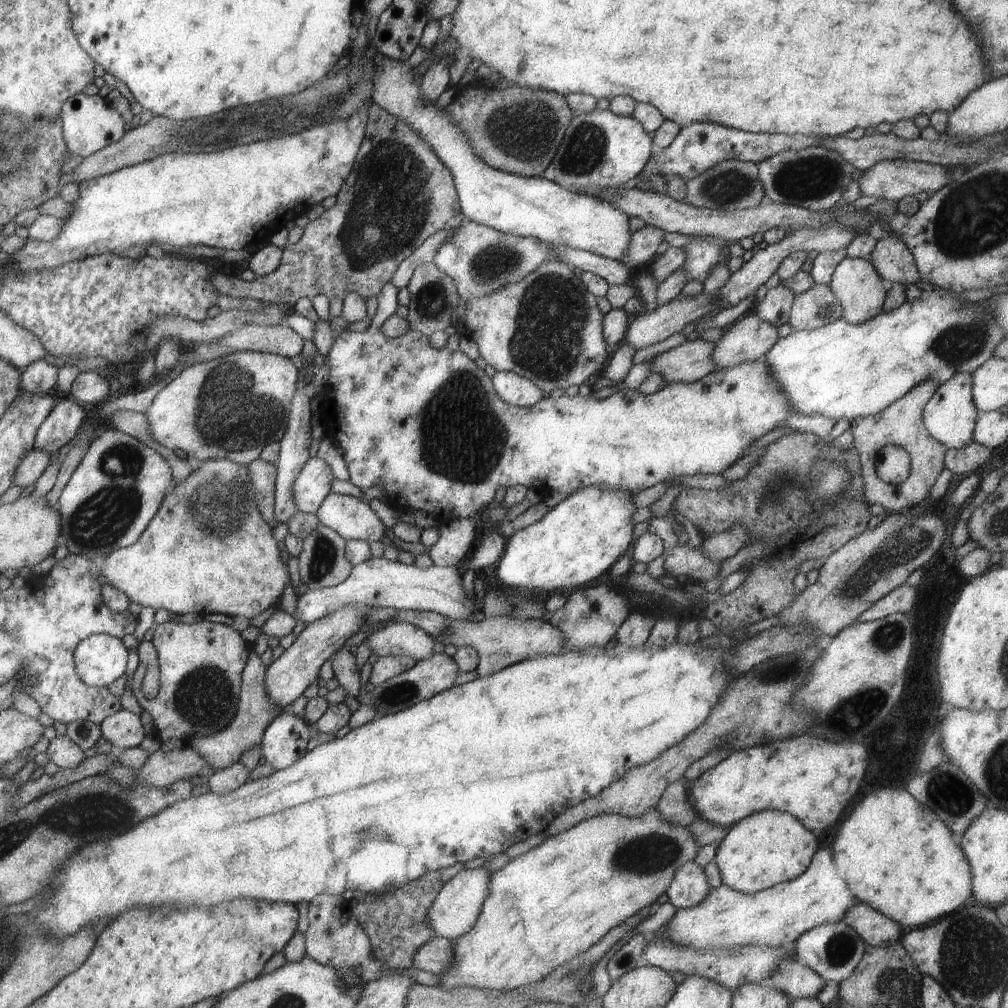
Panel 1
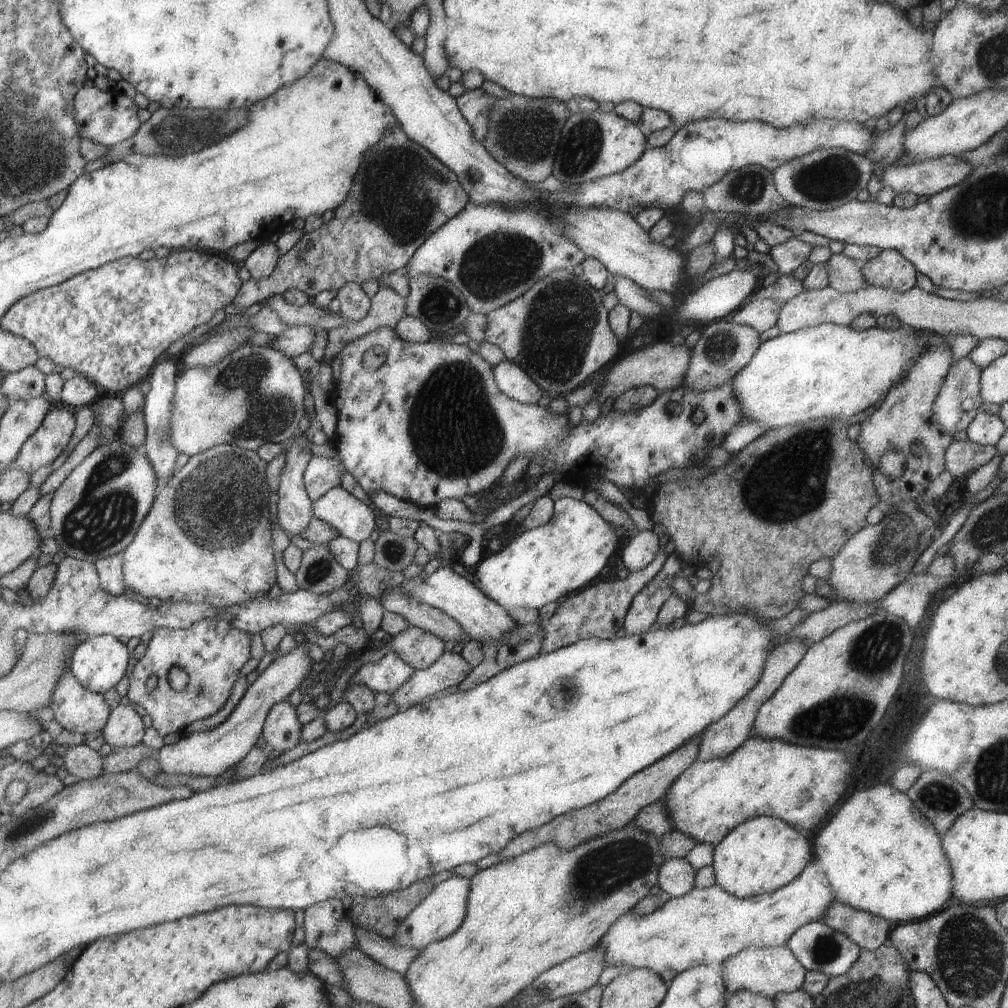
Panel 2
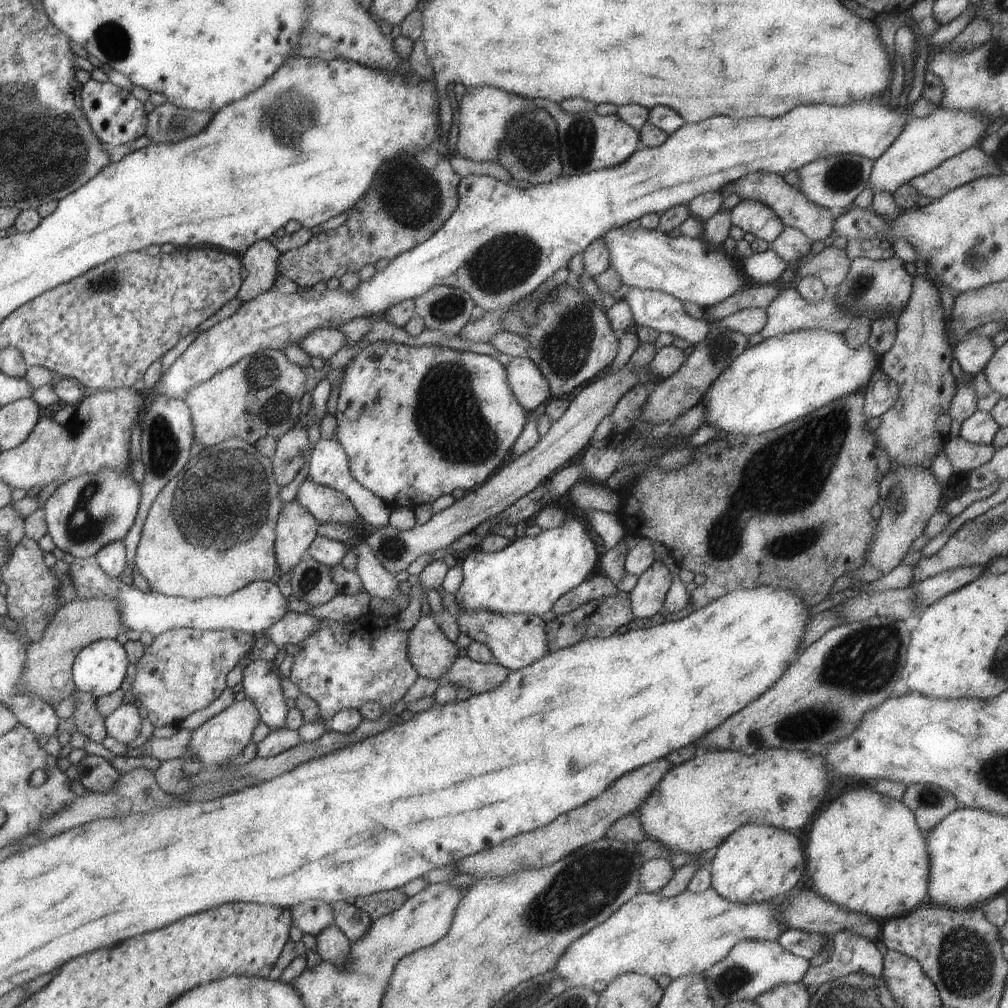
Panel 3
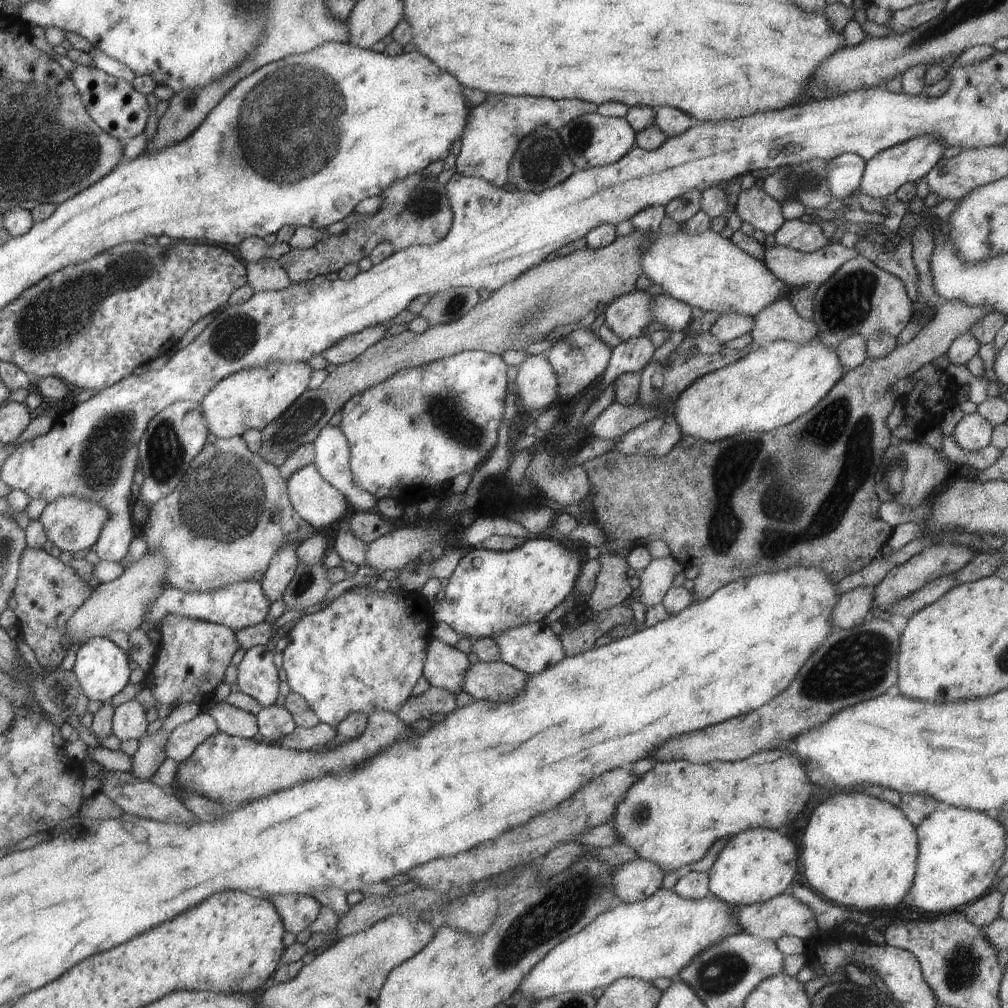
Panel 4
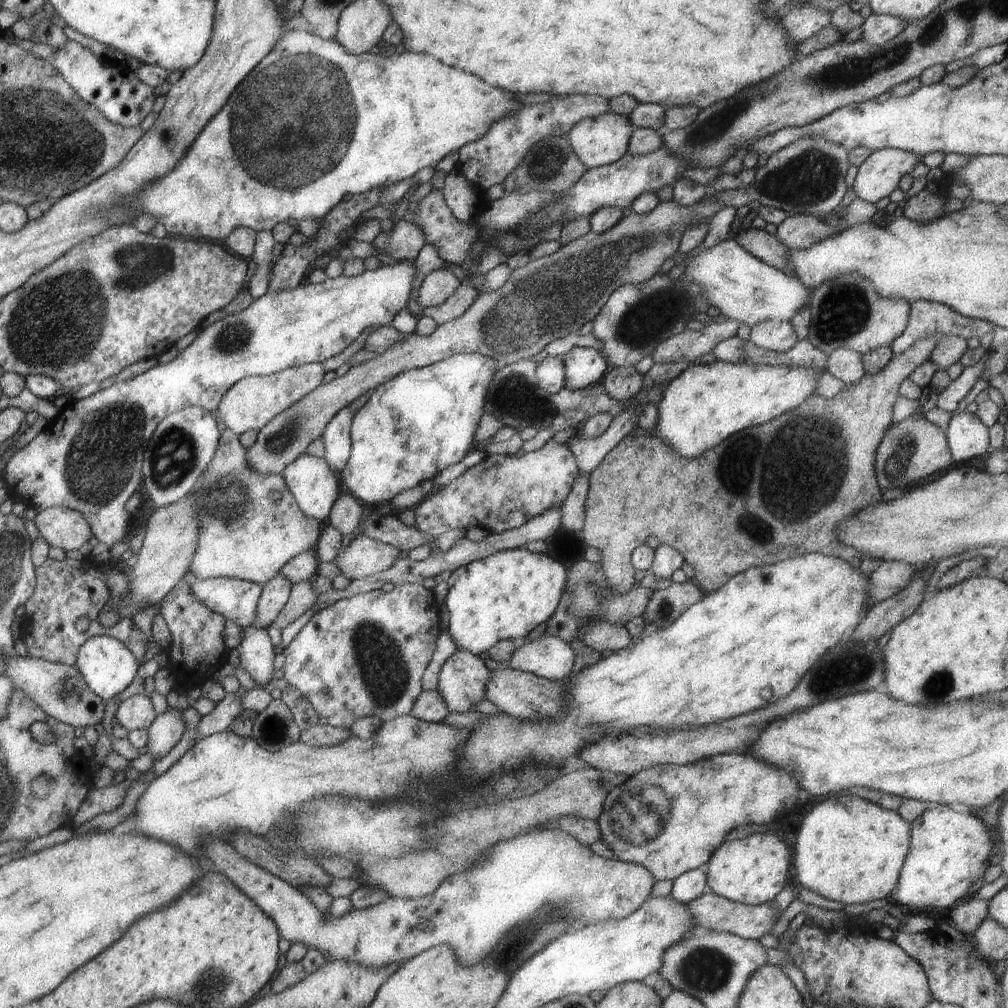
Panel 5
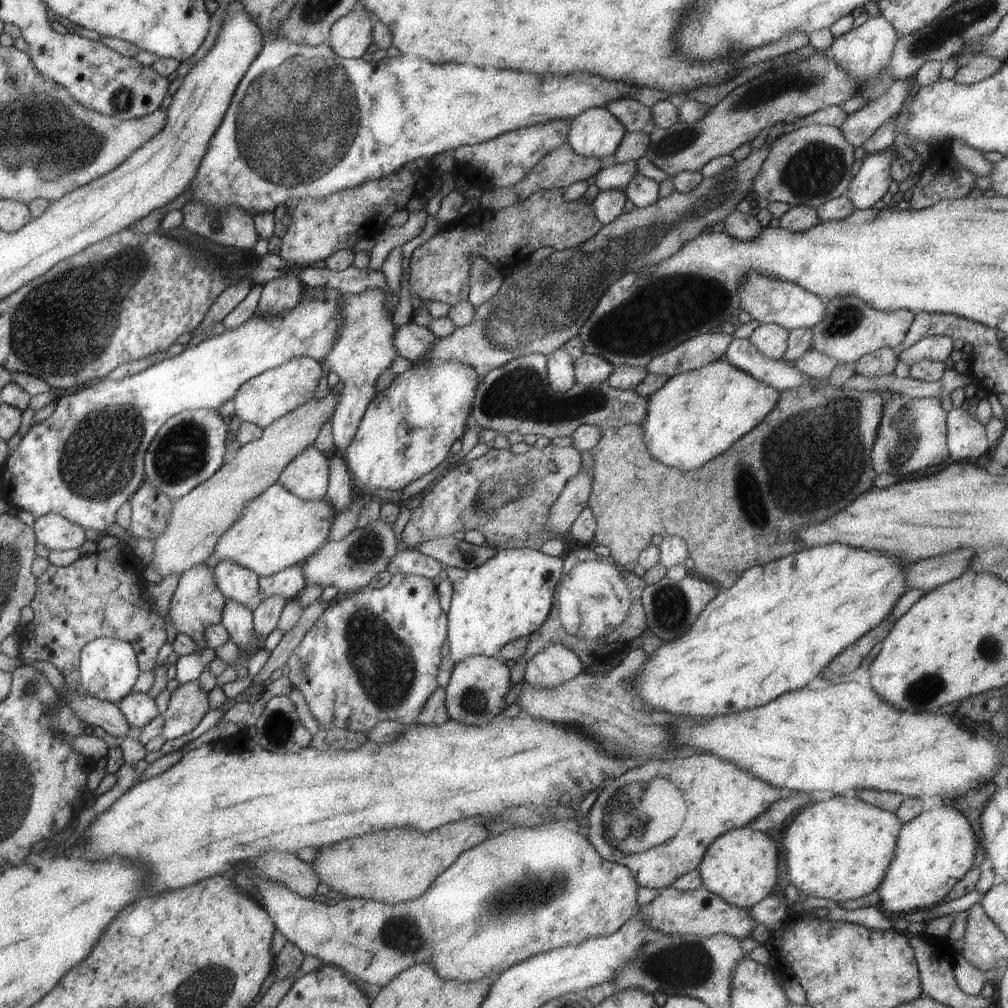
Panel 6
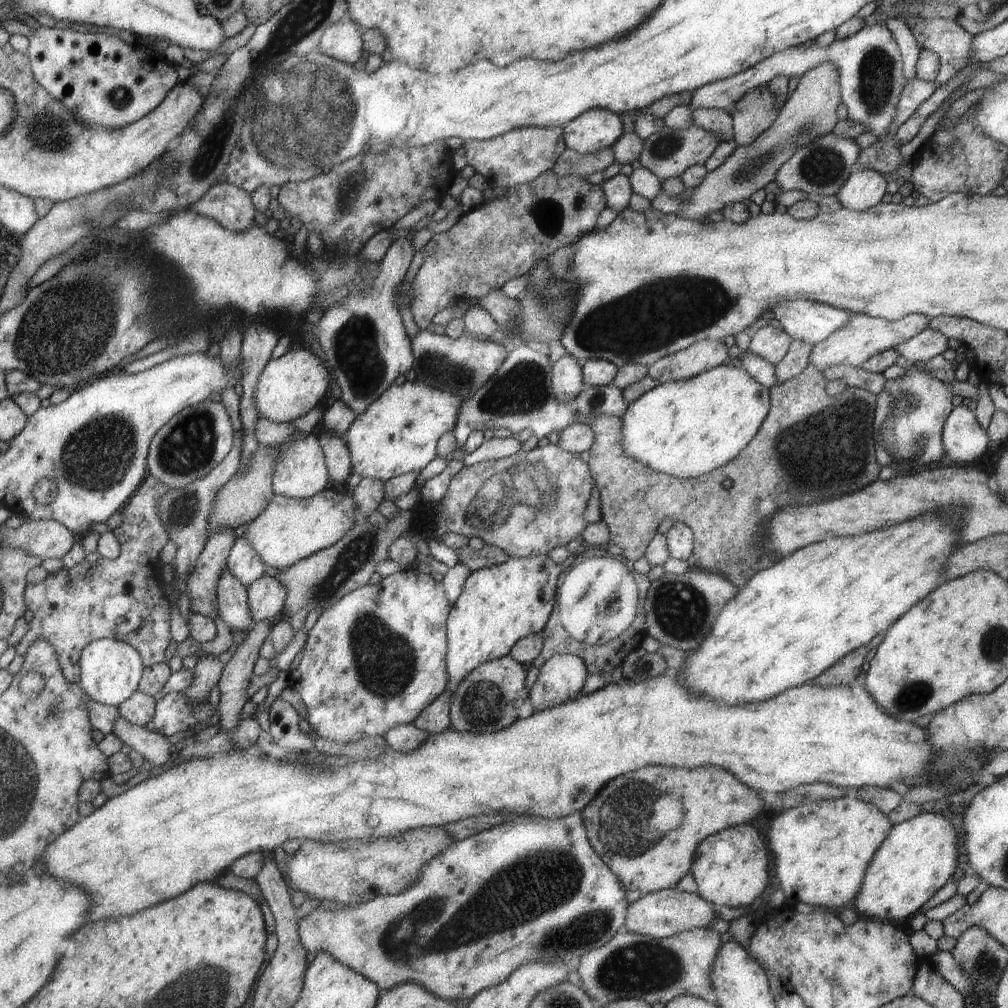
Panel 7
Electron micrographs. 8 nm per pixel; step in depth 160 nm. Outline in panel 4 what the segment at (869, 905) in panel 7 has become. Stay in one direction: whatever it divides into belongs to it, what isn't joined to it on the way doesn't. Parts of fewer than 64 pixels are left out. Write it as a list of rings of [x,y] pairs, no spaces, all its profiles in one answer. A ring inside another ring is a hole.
[[[951,805],[930,812],[915,827],[917,837],[917,858],[911,886],[905,895],[905,902],[929,914],[947,914],[962,909],[977,900],[998,883],[997,869],[1001,866],[1007,836],[1001,824],[981,811],[972,811]]]

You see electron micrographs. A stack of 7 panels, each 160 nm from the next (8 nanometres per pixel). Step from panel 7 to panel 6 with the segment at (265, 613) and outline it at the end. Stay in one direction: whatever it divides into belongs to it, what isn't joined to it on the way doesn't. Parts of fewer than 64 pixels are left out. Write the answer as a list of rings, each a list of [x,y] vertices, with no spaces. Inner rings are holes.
[[[300,564],[264,577],[258,577],[258,593],[262,600],[270,596],[280,596],[287,601],[295,600],[305,586],[305,577]]]

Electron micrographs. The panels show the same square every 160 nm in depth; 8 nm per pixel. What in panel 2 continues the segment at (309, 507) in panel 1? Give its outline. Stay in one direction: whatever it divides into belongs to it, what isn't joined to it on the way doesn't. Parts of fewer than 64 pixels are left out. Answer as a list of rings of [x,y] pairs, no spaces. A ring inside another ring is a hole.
[[[310,456],[302,474],[302,481],[312,502],[330,488],[340,486],[342,470],[344,468],[339,458]]]

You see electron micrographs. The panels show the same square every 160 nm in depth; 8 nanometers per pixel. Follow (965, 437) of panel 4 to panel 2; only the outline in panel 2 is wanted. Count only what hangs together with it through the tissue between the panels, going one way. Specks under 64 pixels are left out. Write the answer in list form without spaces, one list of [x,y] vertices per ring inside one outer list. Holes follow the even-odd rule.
[[[979,410],[966,428],[966,437],[980,445],[995,446],[1005,432],[1003,421],[994,414]]]

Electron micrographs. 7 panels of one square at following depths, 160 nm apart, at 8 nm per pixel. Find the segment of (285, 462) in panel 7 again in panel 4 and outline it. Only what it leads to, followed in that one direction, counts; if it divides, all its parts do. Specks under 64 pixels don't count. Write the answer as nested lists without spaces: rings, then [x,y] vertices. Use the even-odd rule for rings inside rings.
[[[311,463],[286,478],[286,491],[295,512],[315,529],[337,522],[347,513],[347,502]]]

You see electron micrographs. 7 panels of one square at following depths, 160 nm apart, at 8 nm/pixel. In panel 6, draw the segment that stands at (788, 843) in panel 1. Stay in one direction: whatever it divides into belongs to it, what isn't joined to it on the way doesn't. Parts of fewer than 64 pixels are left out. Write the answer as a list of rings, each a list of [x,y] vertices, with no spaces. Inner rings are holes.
[[[749,826],[739,827],[721,834],[709,843],[699,861],[697,870],[702,886],[709,892],[719,896],[728,905],[747,910],[771,894],[771,890],[775,888],[775,882],[777,882],[777,848],[763,832],[754,831]]]

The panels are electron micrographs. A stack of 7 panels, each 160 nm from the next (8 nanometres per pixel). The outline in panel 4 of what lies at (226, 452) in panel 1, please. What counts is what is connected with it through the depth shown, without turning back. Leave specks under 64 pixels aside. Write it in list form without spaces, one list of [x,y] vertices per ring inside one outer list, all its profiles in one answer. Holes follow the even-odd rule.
[[[305,361],[292,363],[270,362],[258,369],[245,369],[222,378],[202,398],[200,407],[207,423],[208,431],[216,438],[241,436],[246,430],[260,431],[268,422],[276,419],[305,390],[313,371]]]

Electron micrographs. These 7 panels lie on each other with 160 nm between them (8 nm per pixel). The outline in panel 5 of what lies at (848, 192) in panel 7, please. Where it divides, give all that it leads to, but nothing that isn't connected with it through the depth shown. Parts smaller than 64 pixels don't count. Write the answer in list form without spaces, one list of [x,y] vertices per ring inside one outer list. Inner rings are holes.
[[[891,147],[873,151],[857,168],[852,184],[856,197],[875,203],[889,196],[901,176],[910,173],[919,158],[912,152]]]

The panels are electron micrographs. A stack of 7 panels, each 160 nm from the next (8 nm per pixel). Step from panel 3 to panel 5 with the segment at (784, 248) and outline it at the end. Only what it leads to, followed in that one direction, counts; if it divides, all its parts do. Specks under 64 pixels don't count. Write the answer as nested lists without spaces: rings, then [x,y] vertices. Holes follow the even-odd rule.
[[[795,213],[787,215],[787,218],[776,226],[775,235],[788,249],[804,249],[841,229],[843,226],[827,226],[822,218]]]

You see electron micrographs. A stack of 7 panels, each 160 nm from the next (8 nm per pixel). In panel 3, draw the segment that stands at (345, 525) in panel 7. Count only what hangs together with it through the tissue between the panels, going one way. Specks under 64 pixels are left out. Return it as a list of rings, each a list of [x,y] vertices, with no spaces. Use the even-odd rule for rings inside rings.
[[[223,439],[214,445],[203,447],[202,450],[190,456],[185,466],[157,493],[148,508],[144,525],[142,526],[138,545],[136,546],[136,556],[134,564],[140,574],[147,581],[147,586],[151,591],[169,595],[170,597],[187,597],[188,599],[202,599],[203,597],[224,597],[237,589],[243,588],[253,581],[268,581],[275,572],[276,560],[274,558],[274,538],[275,521],[278,519],[282,502],[277,493],[280,486],[274,479],[272,473],[272,462],[270,458],[261,456],[257,449],[248,442],[241,439]]]

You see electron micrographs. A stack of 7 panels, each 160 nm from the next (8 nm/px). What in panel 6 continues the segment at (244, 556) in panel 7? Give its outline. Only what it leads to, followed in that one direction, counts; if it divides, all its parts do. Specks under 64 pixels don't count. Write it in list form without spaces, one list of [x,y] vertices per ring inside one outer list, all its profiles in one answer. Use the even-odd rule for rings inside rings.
[[[220,560],[213,568],[216,589],[225,599],[245,604],[251,596],[258,593],[258,576],[252,570],[240,567],[232,560]]]

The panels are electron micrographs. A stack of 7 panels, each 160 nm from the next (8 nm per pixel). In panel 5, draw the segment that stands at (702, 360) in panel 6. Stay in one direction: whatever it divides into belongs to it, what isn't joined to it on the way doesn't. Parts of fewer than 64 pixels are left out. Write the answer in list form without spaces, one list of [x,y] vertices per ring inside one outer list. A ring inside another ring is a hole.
[[[733,319],[706,325],[700,331],[685,330],[660,342],[651,355],[657,364],[685,359],[689,364],[696,364],[698,357],[712,352],[712,348],[722,340],[735,335],[739,323]]]

